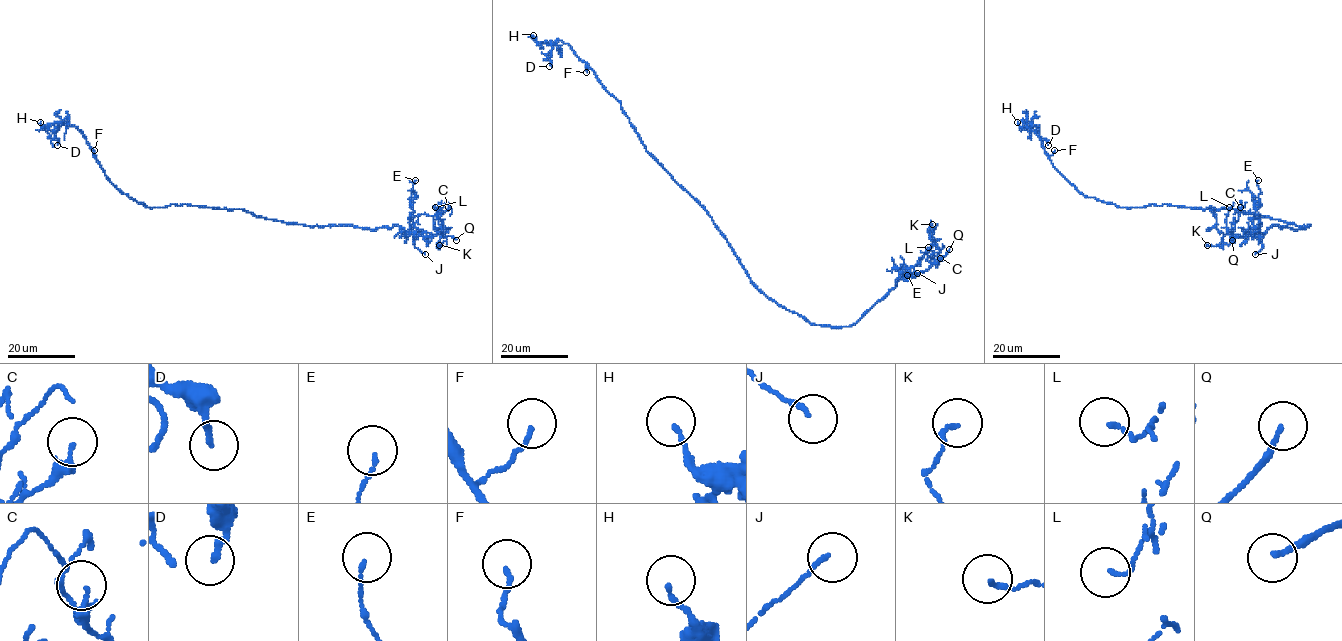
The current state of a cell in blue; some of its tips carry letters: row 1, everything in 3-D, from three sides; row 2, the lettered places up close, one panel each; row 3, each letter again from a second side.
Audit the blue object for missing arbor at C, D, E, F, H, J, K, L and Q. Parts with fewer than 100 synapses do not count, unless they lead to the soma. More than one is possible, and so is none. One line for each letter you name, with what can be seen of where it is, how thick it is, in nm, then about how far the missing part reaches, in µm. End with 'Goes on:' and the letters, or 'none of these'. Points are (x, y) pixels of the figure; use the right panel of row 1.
Q: at (1232, 240); 160 nm thick; about 40 µm are missing
Goes on: Q

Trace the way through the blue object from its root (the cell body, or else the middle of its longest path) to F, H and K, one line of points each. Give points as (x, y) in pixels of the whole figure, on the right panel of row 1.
F: (1223, 209), (1165, 203), (1122, 208), (1086, 197), (1053, 165), (1049, 156), (1054, 150)
H: (1223, 209), (1165, 203), (1122, 208), (1086, 197), (1053, 165), (1040, 138), (1025, 122), (1023, 126), (1017, 122)
K: (1223, 209), (1309, 225), (1296, 230), (1271, 225), (1260, 237), (1254, 233), (1228, 234), (1216, 246), (1207, 245)

